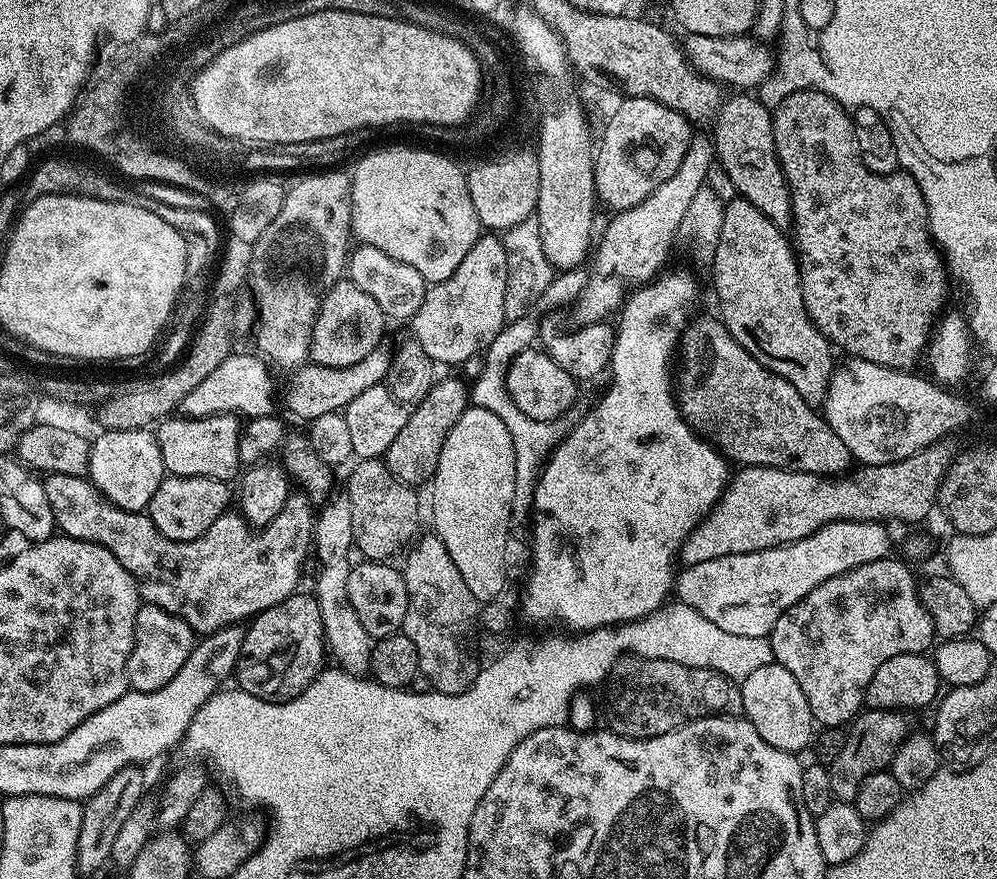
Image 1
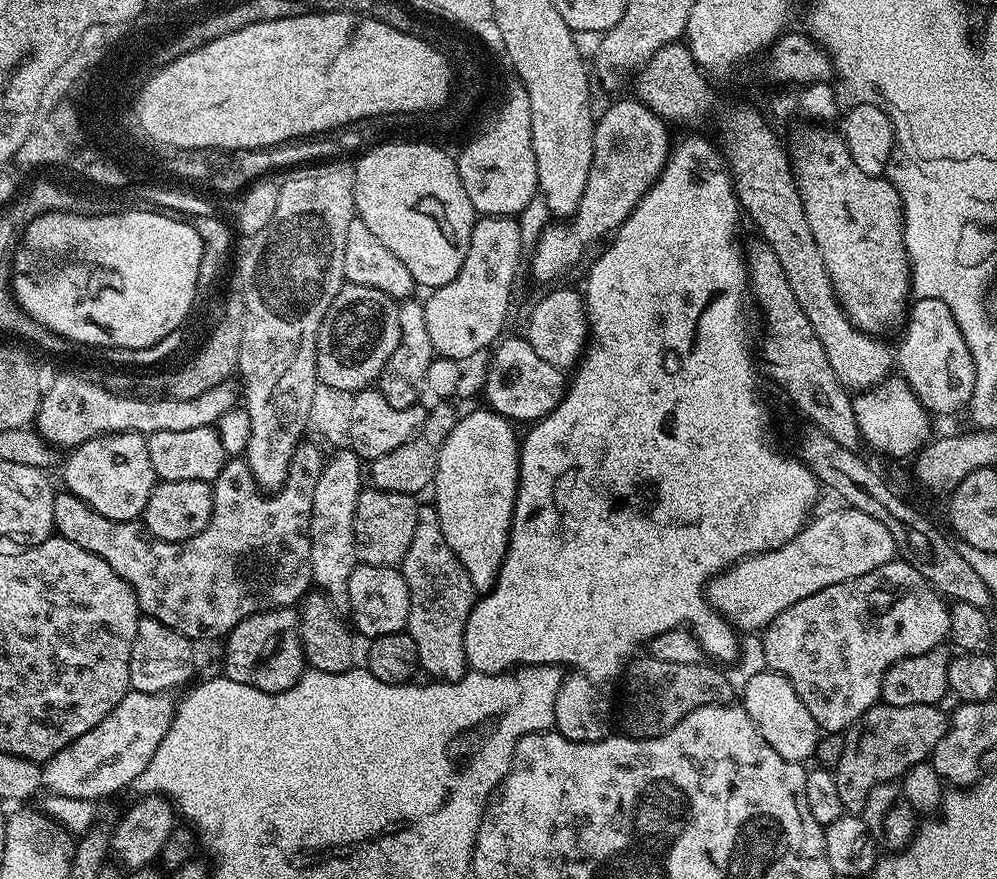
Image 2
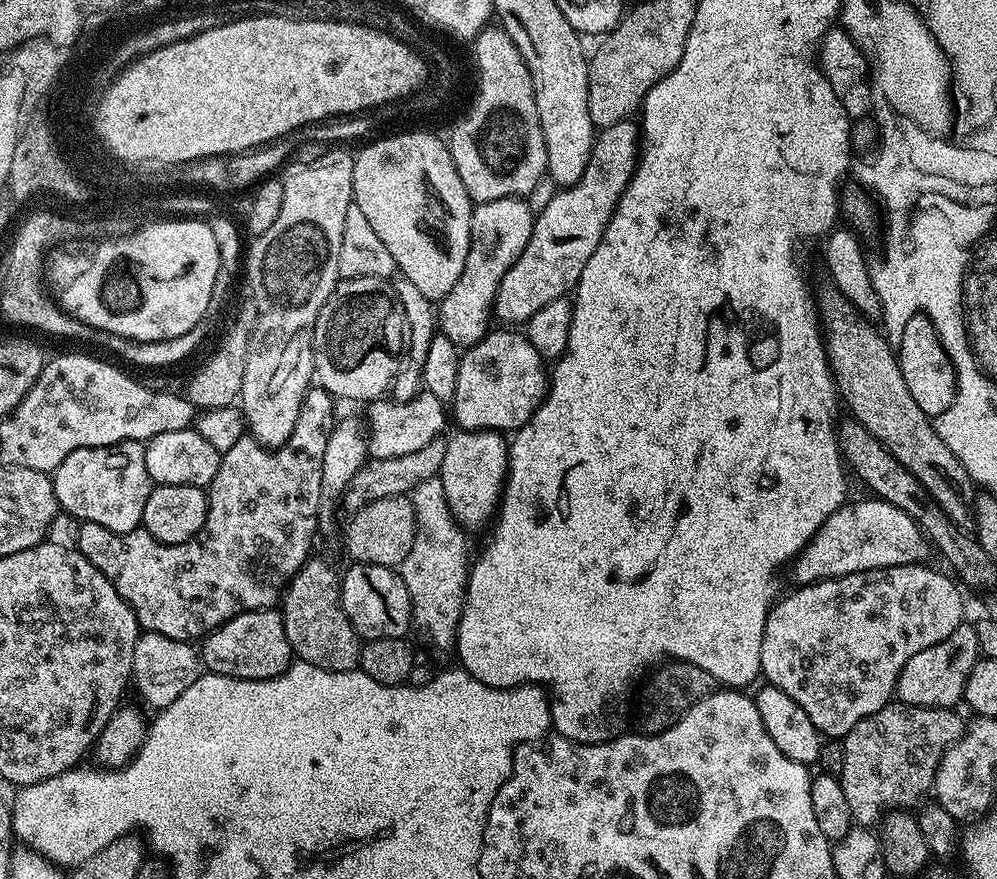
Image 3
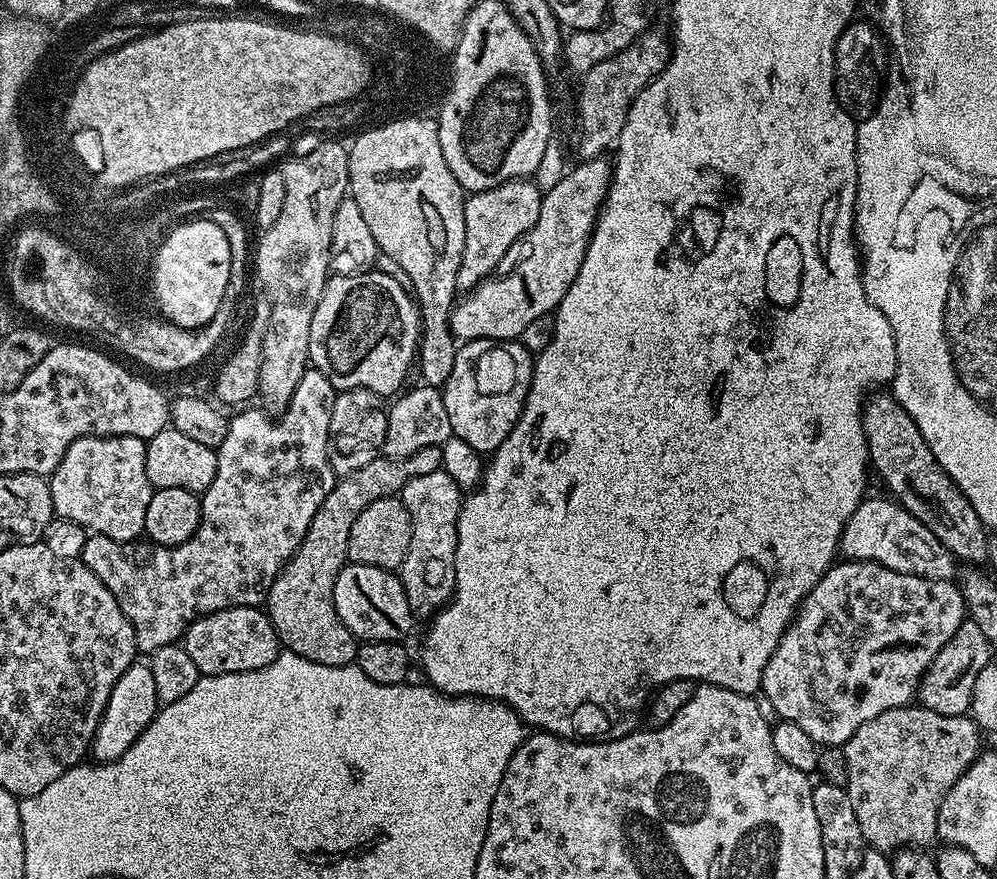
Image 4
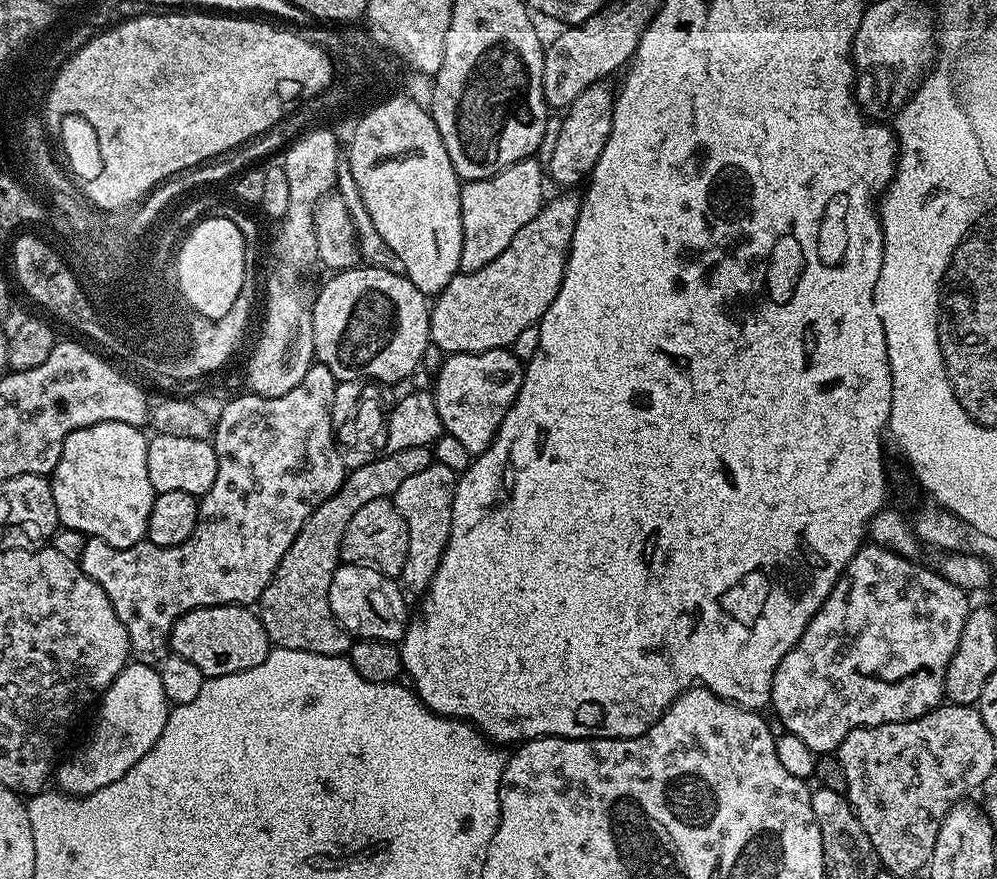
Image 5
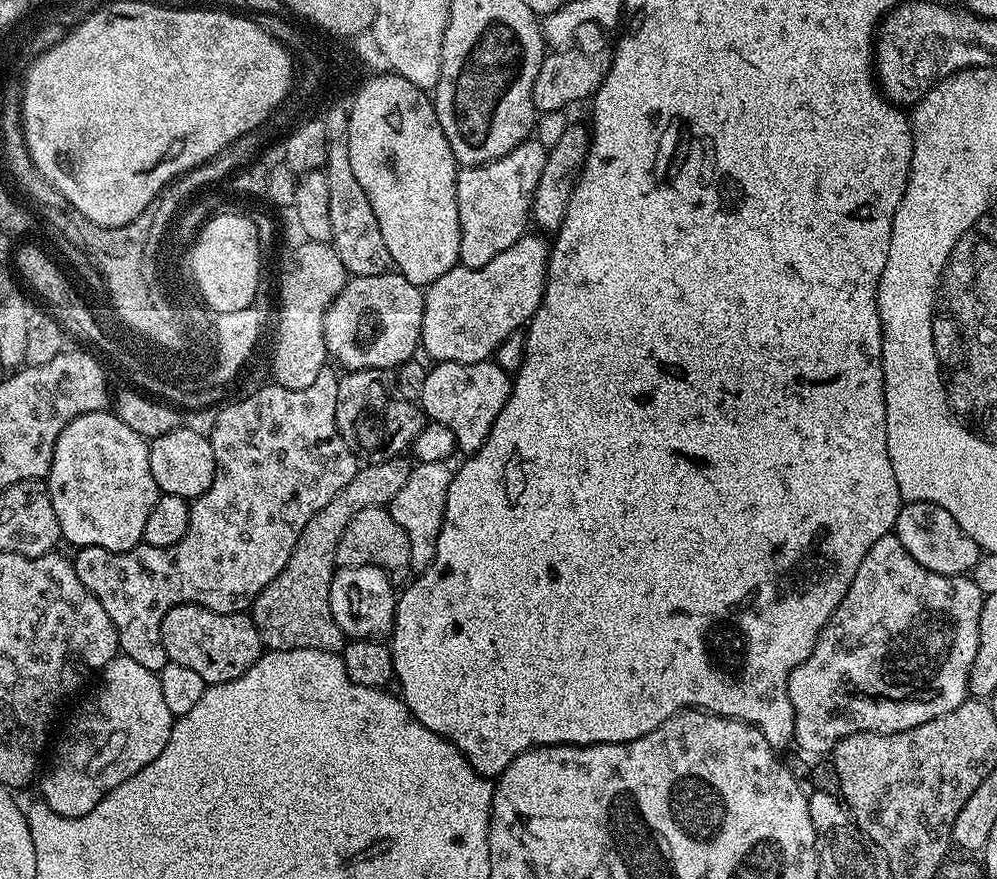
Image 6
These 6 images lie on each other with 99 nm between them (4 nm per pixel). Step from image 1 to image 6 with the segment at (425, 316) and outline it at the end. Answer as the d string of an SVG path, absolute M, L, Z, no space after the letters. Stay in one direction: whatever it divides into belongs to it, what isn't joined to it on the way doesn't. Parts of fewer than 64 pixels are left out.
M534 138L523 140L510 154L494 162L469 168L461 167L456 173L456 201L460 219L459 263L466 268L481 268L498 258L502 250L510 250L518 238L525 235L532 214L532 199L546 167L548 149Z

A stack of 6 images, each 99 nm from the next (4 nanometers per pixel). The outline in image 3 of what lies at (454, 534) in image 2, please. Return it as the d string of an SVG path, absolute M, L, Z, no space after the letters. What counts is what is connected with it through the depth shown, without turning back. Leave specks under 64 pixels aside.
M458 430L447 441L446 455L443 458L440 481L446 493L447 505L458 524L465 529L480 527L499 507L504 483L508 475L507 439L498 432Z

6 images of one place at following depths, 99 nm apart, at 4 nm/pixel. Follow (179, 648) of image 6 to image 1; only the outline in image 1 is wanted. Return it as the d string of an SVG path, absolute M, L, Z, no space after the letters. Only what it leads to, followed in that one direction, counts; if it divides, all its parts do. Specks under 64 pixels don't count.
M294 594L278 602L278 606L270 606L270 610L262 610L251 618L245 630L245 641L242 642L242 650L234 671L234 679L240 683L237 684L239 691L249 692L275 704L284 704L302 694L302 690L306 690L306 686L310 686L310 682L314 682L314 678L320 675L325 667L324 656L326 660L322 613L318 610L315 595L300 595Z

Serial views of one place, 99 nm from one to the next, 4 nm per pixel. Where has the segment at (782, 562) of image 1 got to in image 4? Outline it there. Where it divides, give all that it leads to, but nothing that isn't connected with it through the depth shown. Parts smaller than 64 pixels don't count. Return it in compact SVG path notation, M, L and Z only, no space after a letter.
M865 498L846 522L840 539L839 555L844 560L873 560L875 564L914 574L927 580L952 580L958 572L958 562L952 552L942 546L933 532L905 510L895 499Z

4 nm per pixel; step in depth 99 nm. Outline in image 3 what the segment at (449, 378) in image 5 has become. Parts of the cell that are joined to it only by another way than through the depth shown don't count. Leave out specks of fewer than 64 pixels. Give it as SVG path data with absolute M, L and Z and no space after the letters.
M490 330L478 343L463 349L458 366L458 386L454 386L450 405L450 416L456 419L457 429L515 433L544 400L550 379L544 357L534 350L527 335L520 333L519 336L516 330L504 331L508 332Z

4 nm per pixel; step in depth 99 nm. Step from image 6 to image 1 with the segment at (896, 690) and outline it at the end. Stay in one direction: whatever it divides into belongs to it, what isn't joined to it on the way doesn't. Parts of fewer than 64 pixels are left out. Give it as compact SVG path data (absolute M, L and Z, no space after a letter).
M892 559L858 566L846 574L838 574L838 578L822 582L822 586L814 586L806 598L790 606L790 610L774 622L770 633L773 661L794 674L809 702L815 723L824 728L851 725L860 715L865 707L866 688L870 686L870 678L874 678L878 666L898 654L927 653L934 641L936 627L920 601L918 580L912 577L911 570L907 568L909 565L903 559Z

